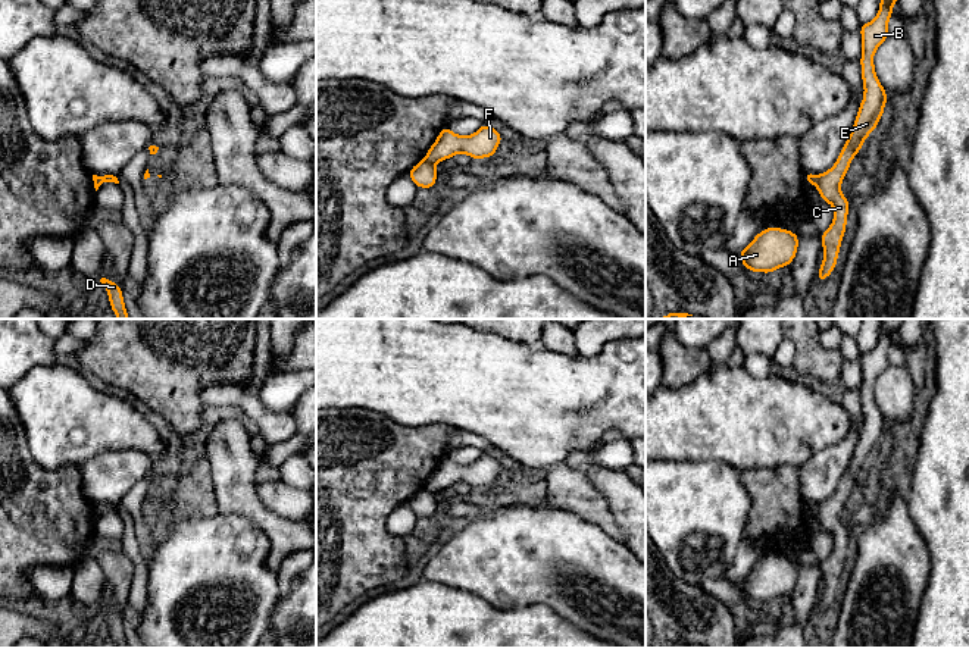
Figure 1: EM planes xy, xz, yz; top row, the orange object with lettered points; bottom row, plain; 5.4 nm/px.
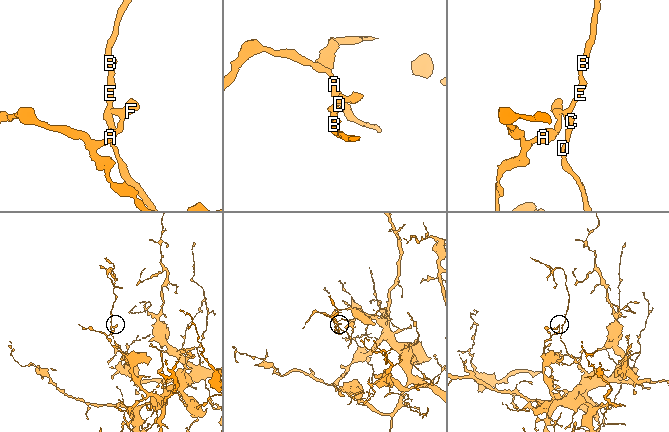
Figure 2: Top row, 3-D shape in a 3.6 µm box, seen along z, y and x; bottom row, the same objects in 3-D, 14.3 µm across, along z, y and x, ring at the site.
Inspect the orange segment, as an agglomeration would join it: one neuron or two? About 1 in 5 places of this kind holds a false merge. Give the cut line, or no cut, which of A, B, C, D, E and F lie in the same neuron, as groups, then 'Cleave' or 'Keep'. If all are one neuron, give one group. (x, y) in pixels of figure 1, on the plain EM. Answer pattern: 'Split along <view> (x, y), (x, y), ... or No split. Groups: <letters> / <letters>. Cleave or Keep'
Split along xz (427, 485), (434, 490). Groups: A F / B C D E. Cleave

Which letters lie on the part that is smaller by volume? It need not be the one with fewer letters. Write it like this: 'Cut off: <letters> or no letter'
Cut off: B, C, D, E

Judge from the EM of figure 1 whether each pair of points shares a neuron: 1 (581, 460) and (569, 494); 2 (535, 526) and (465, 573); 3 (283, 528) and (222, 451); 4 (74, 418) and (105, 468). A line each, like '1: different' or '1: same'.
1: different
2: same
3: same
4: different

